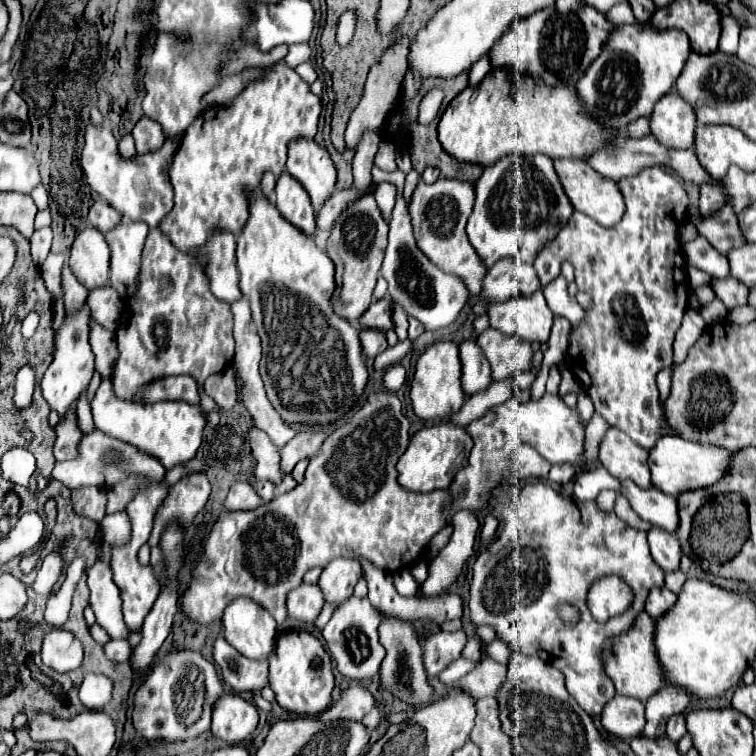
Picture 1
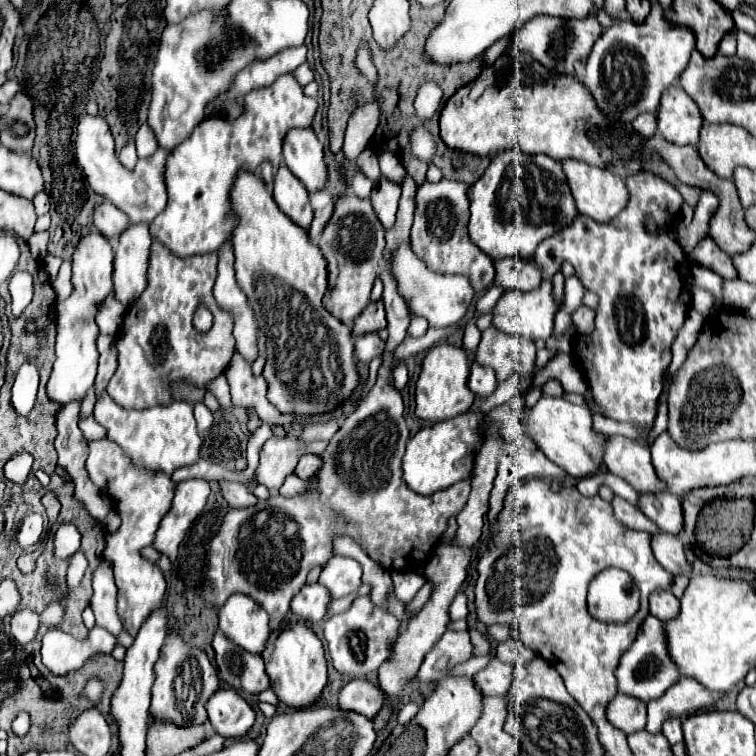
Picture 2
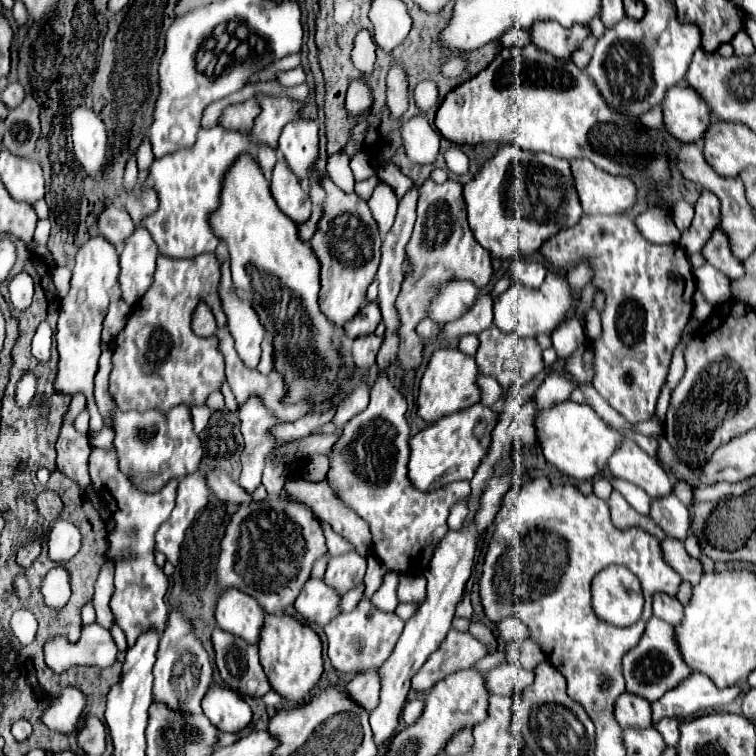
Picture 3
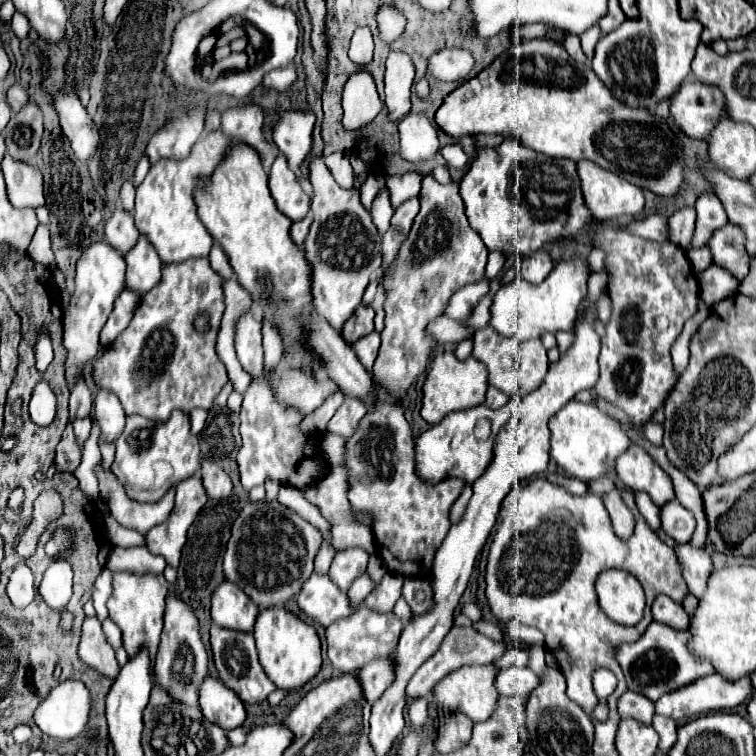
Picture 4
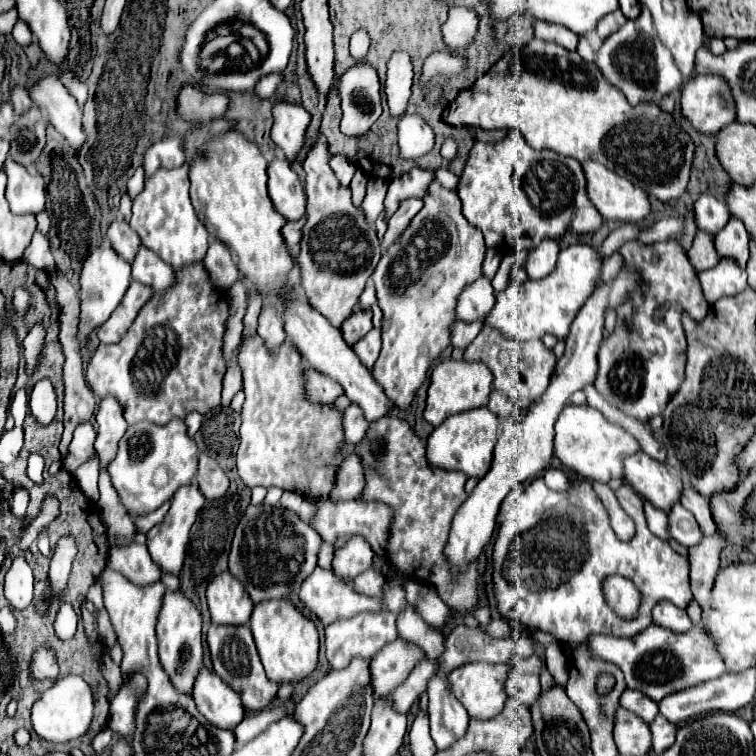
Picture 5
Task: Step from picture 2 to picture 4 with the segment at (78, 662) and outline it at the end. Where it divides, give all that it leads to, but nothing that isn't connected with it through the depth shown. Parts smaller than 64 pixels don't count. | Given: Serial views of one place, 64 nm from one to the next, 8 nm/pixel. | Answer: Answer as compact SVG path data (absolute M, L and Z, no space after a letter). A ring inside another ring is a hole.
M96 616L86 618L82 624L82 640L80 640L78 654L84 664L94 666L102 676L110 680L118 678L120 666L114 658L114 648L106 642L100 628L100 620Z

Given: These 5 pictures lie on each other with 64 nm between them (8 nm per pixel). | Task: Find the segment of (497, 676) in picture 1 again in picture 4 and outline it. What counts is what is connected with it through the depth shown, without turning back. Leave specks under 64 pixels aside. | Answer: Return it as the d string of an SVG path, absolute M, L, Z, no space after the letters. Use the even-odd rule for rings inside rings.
M518 666L500 670L500 674L498 674L498 678L496 678L496 690L502 694L500 698L518 696L518 698L522 698L524 702L528 700L530 692L532 692L534 688L538 688L538 684L540 684L540 678L538 678L532 670L528 670L528 668L518 668Z

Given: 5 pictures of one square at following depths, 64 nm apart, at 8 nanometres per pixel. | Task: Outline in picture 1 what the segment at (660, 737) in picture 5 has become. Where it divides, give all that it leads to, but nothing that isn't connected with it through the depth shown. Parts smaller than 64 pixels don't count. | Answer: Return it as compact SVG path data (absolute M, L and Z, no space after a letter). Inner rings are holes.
M676 714L668 720L666 724L666 736L672 740L672 742L678 742L682 736L686 734L686 726L684 726L684 716L682 714Z

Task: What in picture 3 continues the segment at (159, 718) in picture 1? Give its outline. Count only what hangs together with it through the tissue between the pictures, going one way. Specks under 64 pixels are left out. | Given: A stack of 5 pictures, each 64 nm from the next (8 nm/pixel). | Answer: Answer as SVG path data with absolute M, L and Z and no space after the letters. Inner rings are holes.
M168 610L168 626L160 638L156 664L154 664L154 700L172 706L174 710L202 712L200 700L204 698L208 684L212 684L212 666L208 652L194 634L194 624L180 612Z

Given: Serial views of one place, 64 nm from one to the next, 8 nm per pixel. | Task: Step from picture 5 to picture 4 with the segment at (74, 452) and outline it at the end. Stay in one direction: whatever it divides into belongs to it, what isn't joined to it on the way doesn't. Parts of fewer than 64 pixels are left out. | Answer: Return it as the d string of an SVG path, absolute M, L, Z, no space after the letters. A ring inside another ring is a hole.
M90 418L74 420L74 434L76 434L76 440L80 442L80 446L84 446L86 440L90 438L90 430L92 430L92 420Z

